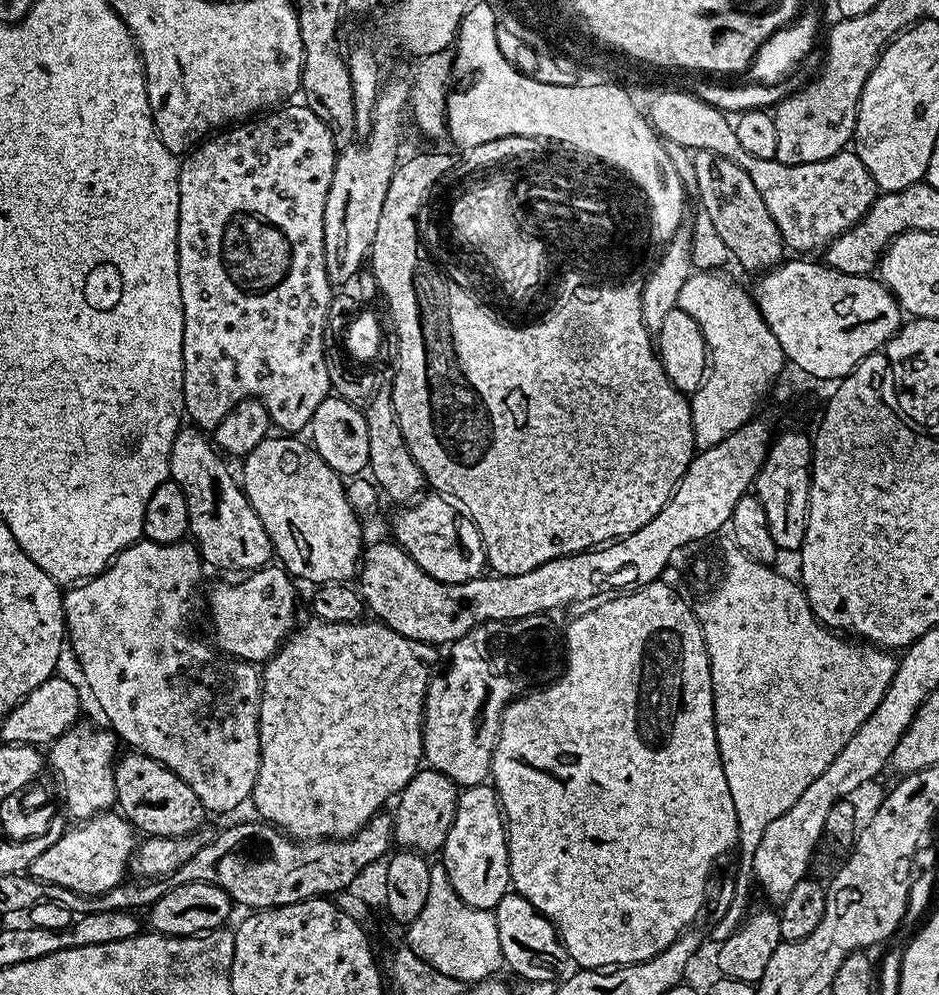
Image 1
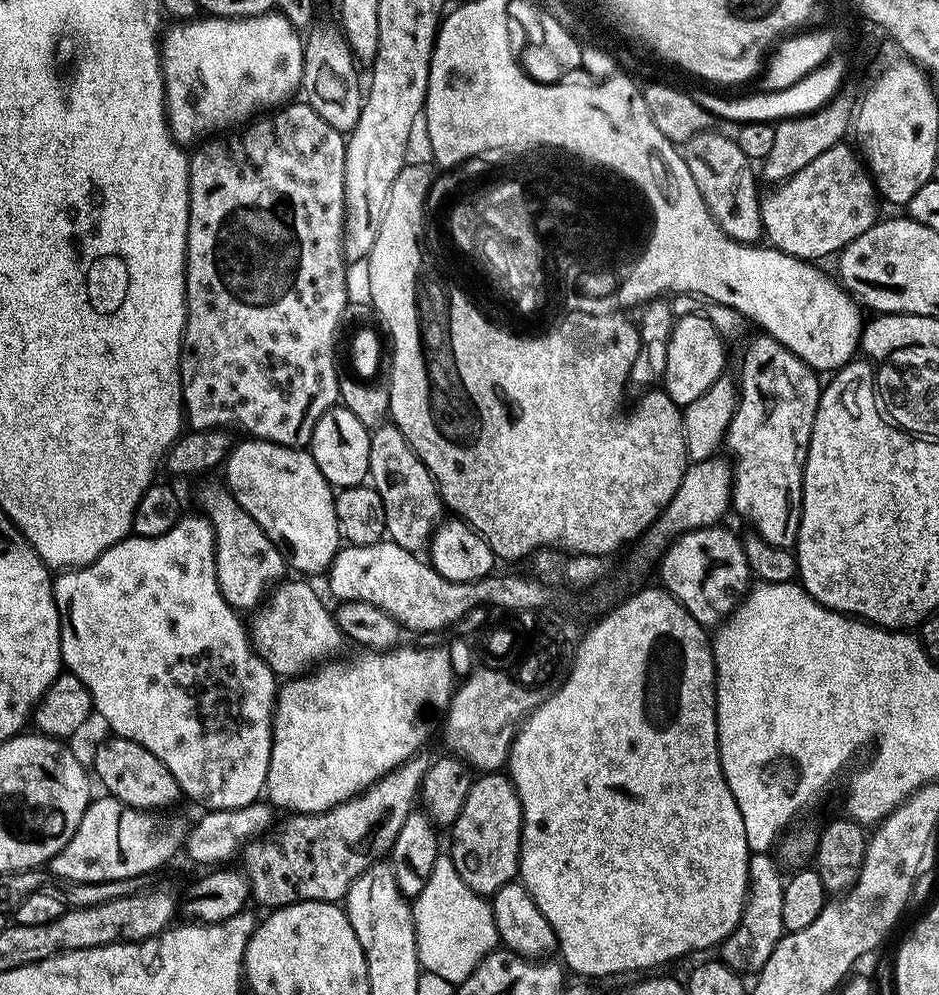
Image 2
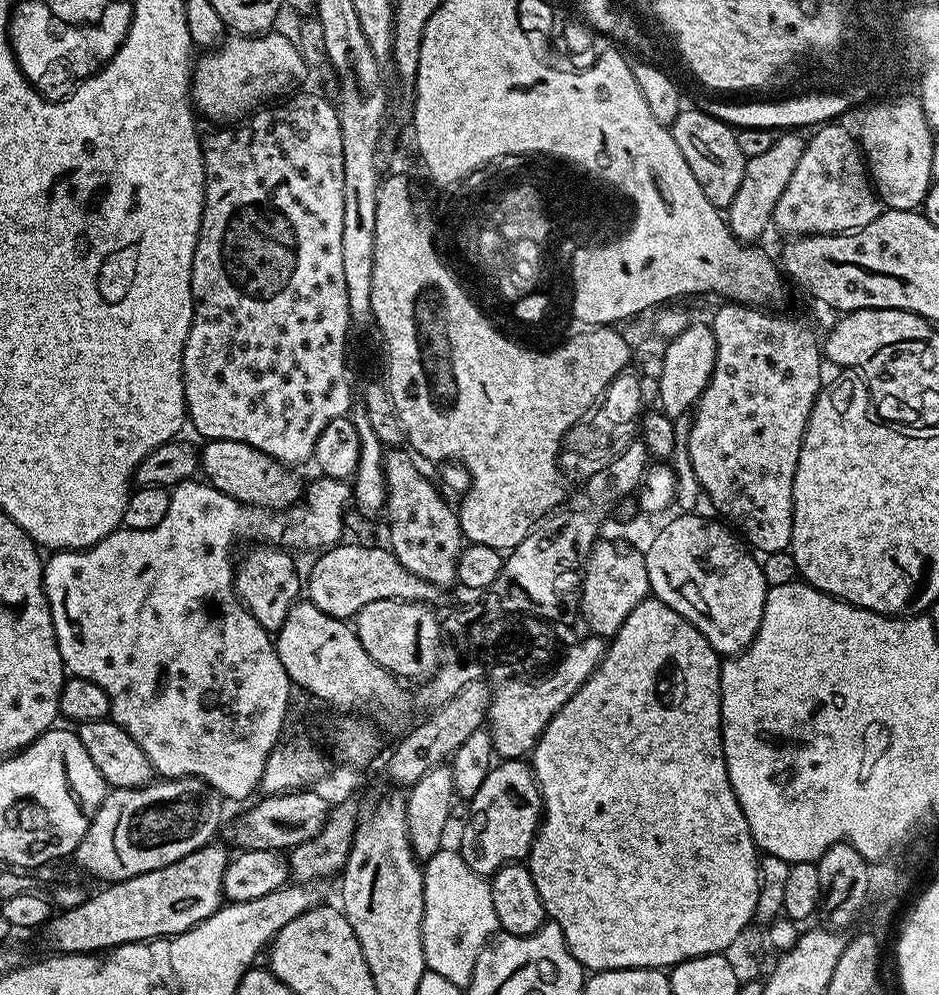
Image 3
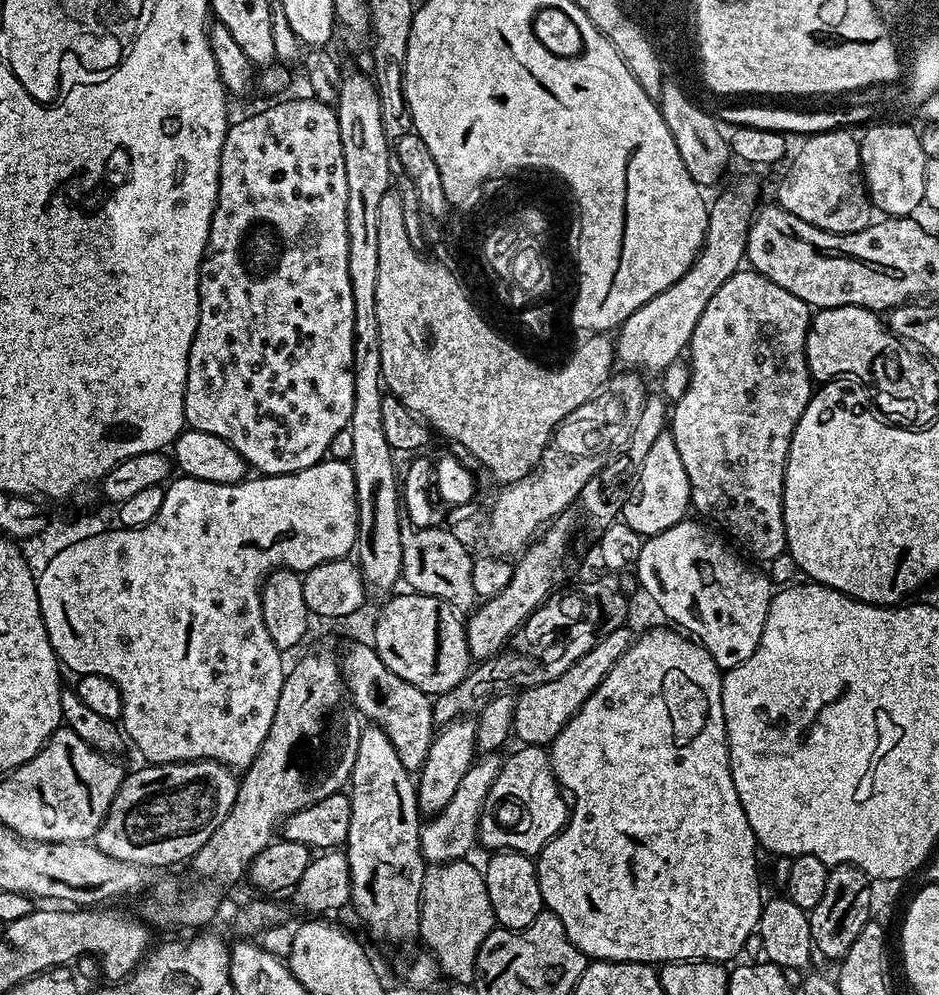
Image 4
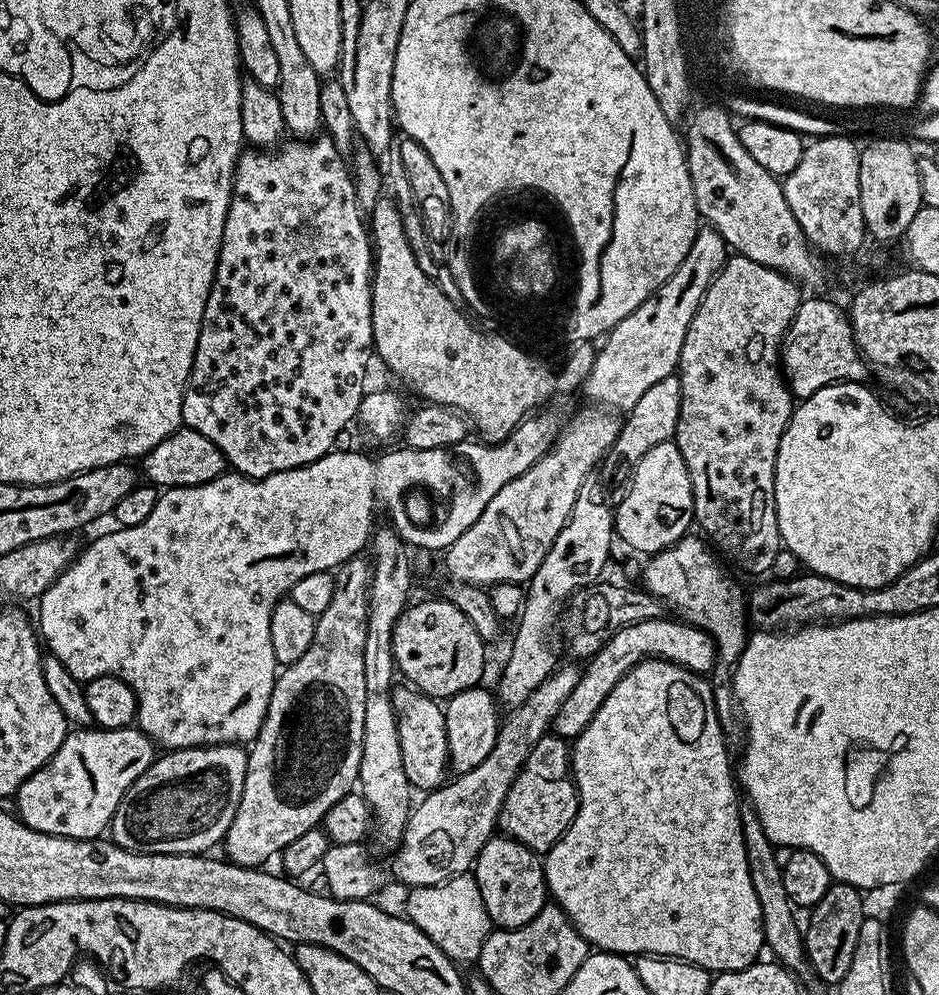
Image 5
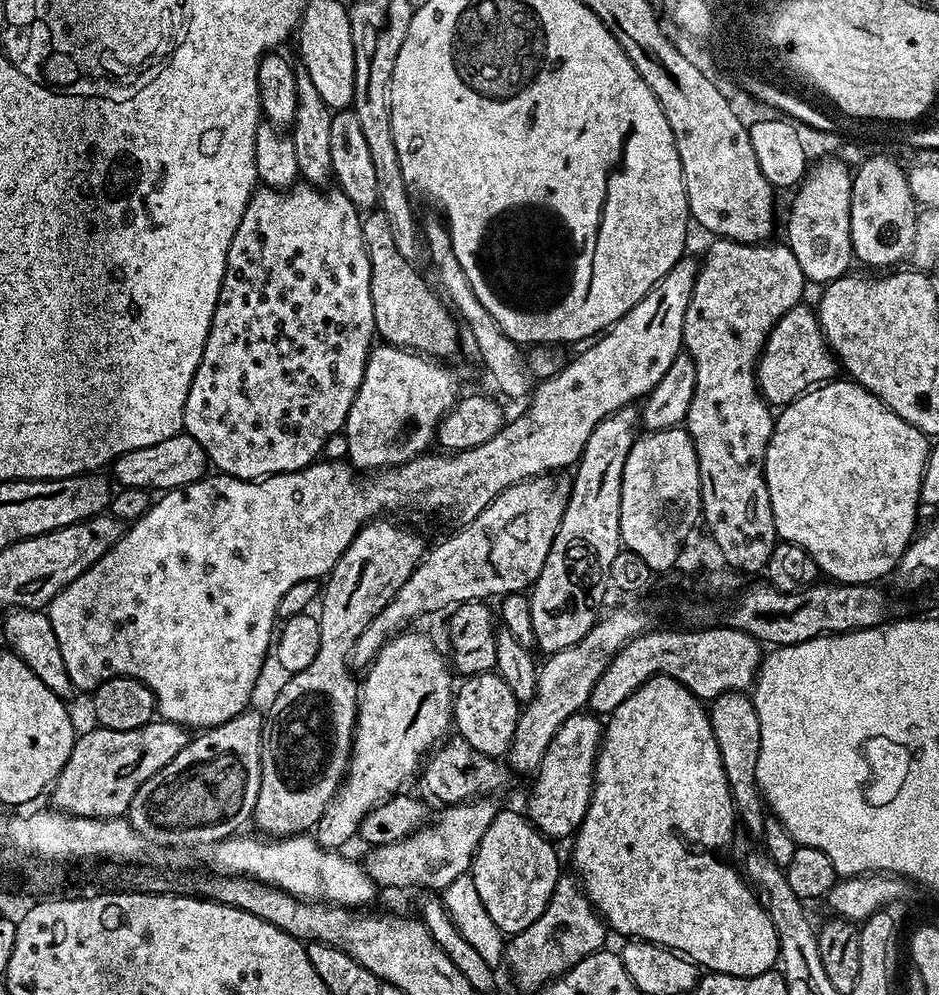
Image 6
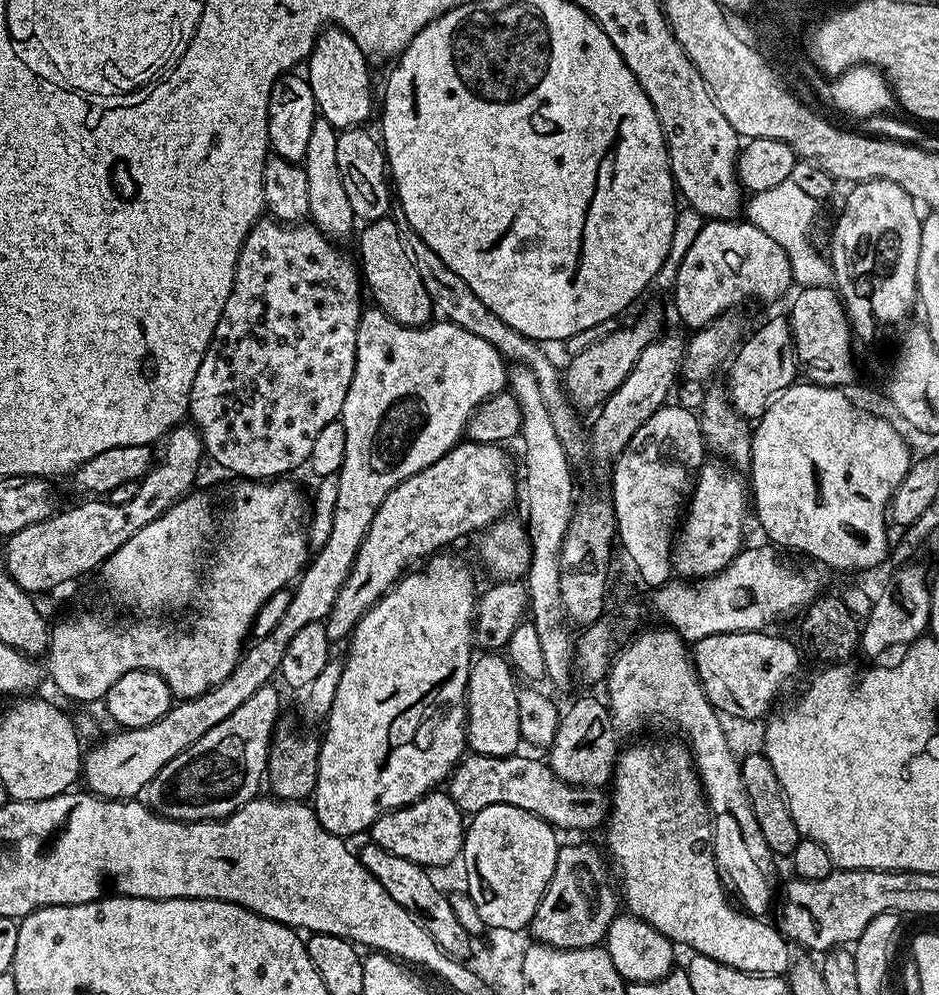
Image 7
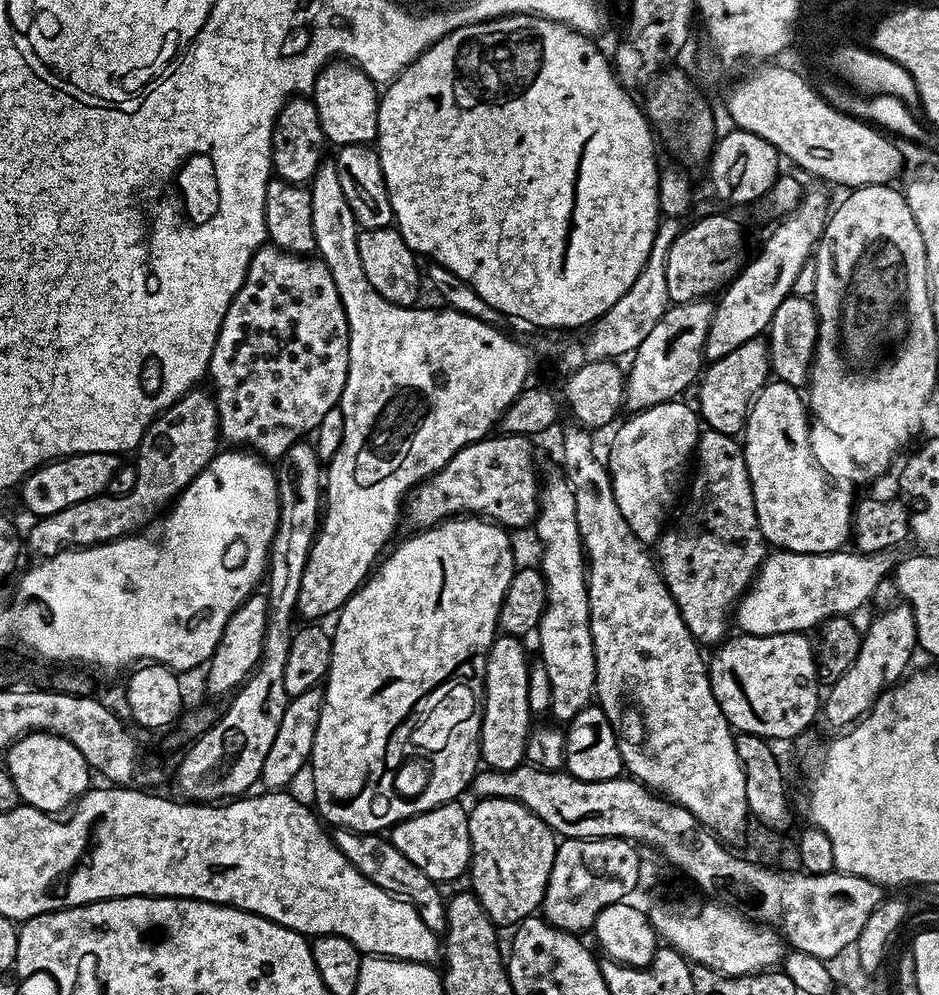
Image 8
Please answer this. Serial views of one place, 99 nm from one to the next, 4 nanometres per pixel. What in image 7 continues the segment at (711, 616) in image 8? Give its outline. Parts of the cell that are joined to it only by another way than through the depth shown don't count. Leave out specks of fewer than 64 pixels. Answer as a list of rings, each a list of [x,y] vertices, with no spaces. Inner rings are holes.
[[[719,458],[703,463],[686,504],[688,517],[678,528],[672,546],[672,567],[680,578],[693,581],[718,575],[745,547],[744,523],[750,520],[750,492],[746,480]]]

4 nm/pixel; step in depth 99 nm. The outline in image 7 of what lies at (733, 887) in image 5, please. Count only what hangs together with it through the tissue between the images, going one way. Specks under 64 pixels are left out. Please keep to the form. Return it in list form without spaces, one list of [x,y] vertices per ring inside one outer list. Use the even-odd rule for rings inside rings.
[[[679,743],[664,744],[661,748],[644,744],[641,748],[628,748],[625,752],[623,749],[616,757],[616,771],[610,781],[610,811],[606,821],[607,855],[618,873],[623,907],[625,904],[628,907],[625,909],[631,915],[654,926],[673,945],[685,944],[693,948],[691,951],[695,955],[714,958],[739,972],[752,972],[756,976],[784,976],[794,959],[793,953],[788,953],[790,944],[784,933],[775,923],[767,924],[756,916],[739,912],[724,893],[725,881],[716,866],[714,855],[712,809],[708,807],[700,773],[692,758],[692,749],[687,743]]]

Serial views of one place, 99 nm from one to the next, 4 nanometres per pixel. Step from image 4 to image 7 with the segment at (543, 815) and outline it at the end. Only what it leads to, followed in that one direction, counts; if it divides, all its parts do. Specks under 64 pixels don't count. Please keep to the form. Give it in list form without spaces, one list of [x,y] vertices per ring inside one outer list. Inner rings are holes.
[[[584,696],[576,700],[568,709],[564,708],[553,744],[547,753],[547,763],[551,764],[554,774],[567,784],[577,784],[583,788],[604,788],[616,771],[616,736],[618,729],[603,699],[595,700]]]

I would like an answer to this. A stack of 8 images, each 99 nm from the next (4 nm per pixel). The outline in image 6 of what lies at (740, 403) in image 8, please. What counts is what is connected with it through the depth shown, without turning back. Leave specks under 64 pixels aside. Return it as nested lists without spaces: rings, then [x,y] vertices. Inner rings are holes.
[[[806,302],[792,307],[772,327],[757,364],[756,379],[764,399],[776,408],[792,404],[812,387],[834,380],[840,372],[839,361],[824,340],[819,317]]]

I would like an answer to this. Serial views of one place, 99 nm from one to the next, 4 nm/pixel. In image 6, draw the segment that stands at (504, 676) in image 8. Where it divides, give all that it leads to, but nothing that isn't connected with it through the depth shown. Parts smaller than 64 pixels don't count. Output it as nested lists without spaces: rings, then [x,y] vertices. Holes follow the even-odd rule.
[[[495,671],[483,672],[477,676],[467,677],[464,685],[457,687],[452,701],[452,718],[455,731],[474,750],[487,756],[503,757],[514,738],[514,726],[520,717],[521,705]]]

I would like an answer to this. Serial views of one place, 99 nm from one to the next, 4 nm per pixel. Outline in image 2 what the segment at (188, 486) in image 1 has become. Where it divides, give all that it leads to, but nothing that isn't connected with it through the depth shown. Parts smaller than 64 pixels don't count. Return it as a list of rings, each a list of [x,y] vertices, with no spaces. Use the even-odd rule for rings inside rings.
[[[223,483],[204,484],[200,488],[199,511],[209,522],[216,535],[216,577],[222,598],[237,610],[255,610],[260,607],[267,593],[271,592],[286,576],[284,555],[270,542],[268,535],[238,506],[231,492]]]

